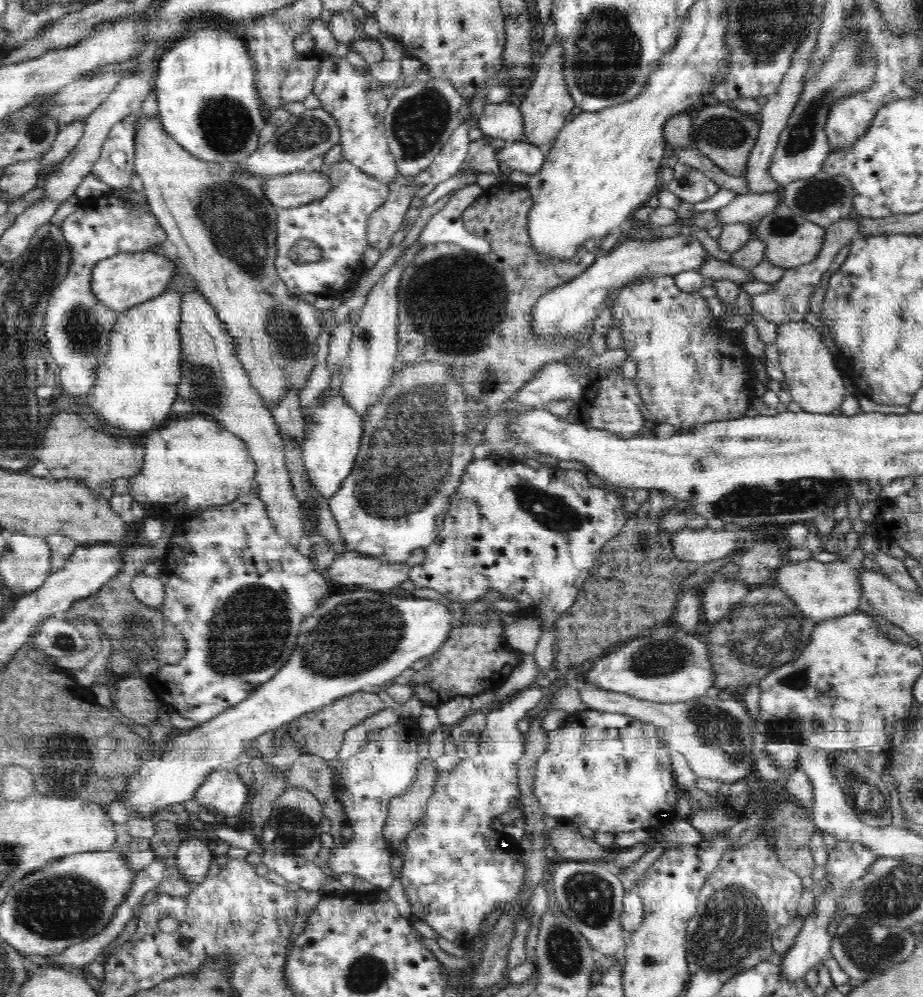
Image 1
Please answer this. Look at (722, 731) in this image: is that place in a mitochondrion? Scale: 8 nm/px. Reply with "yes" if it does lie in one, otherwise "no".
yes

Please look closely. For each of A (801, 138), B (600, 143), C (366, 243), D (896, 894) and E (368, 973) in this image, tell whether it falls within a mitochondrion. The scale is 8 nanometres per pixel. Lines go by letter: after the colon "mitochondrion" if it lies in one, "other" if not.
A: mitochondrion
B: other
C: other
D: mitochondrion
E: mitochondrion

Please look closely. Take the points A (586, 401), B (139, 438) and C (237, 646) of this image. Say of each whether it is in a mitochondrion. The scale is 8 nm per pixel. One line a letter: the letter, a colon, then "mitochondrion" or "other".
A: other
B: other
C: mitochondrion

